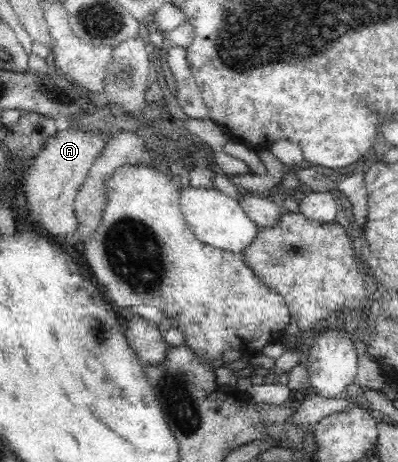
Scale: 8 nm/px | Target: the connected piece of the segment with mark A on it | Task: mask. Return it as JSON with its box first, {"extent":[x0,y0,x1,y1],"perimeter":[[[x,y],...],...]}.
{"extent":[19,126,107,241],"perimeter":[[[73,126],[61,131],[57,130],[34,156],[31,166],[26,170],[23,181],[19,185],[25,190],[32,224],[53,239],[64,241],[65,238],[75,235],[78,227],[75,197],[80,186],[87,180],[91,166],[107,146],[103,129],[95,128],[89,131]]]}

